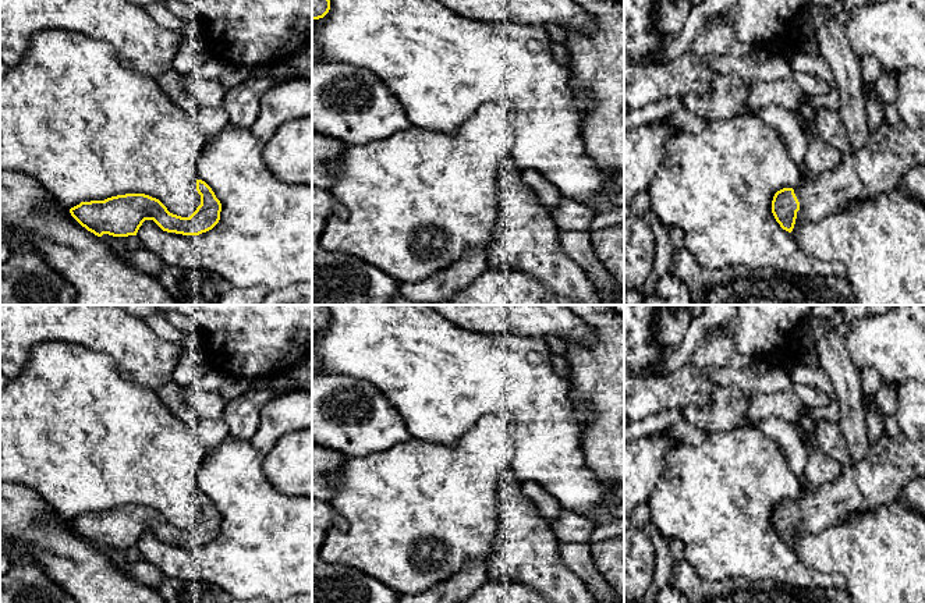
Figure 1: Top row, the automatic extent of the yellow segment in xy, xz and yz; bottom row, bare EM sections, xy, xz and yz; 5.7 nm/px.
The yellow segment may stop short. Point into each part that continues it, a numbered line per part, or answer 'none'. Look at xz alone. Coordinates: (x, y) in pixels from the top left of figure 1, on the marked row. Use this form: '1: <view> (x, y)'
none

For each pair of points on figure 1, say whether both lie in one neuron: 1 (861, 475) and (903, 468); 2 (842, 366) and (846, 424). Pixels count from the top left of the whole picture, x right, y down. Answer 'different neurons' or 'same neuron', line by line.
1: same neuron
2: same neuron

